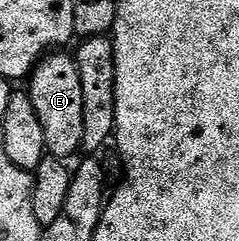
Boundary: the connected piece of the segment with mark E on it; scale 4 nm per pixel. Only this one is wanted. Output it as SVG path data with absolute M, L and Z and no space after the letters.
M53 51L38 61L37 68L28 78L27 92L43 123L45 148L48 156L69 159L78 148L82 148L85 139L85 120L83 119L83 87L79 83L79 67L72 56L65 51Z

